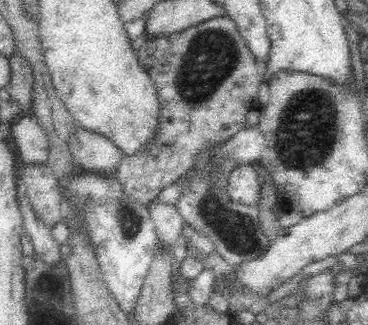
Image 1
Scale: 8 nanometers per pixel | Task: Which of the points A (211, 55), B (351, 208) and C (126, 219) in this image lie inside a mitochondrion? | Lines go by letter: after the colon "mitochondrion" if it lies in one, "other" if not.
A: mitochondrion
B: other
C: mitochondrion

